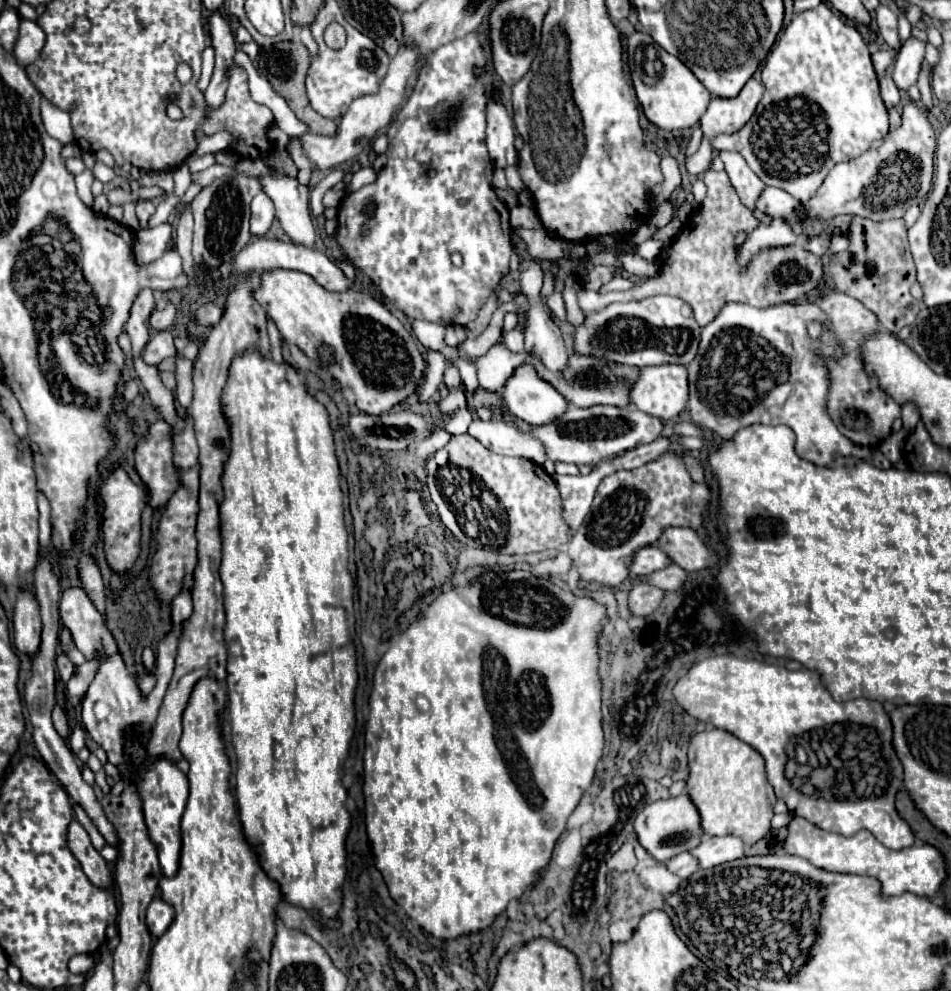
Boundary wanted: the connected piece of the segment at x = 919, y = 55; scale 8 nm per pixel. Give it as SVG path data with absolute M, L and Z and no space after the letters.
M909 37L909 41L901 47L895 69L893 69L893 81L895 81L897 89L907 91L911 85L917 83L917 75L919 75L923 57L925 57L925 43Z

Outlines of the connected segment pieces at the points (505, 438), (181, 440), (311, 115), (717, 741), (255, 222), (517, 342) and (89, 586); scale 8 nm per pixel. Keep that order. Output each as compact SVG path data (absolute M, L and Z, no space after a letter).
M473 419L467 433L473 435L477 441L481 441L487 449L501 453L501 455L525 457L537 465L543 465L547 459L543 445L537 439L533 439L531 435L519 431L517 427L505 421Z
M189 419L185 429L173 435L173 465L175 467L193 467L199 459L199 445L193 431L193 421Z
M279 41L279 43L275 43L271 47L263 47L259 51L257 67L259 67L259 73L269 79L269 83L273 85L273 89L279 95L285 97L285 101L289 103L289 107L293 109L293 113L297 115L297 119L301 119L303 123L309 125L311 133L317 133L317 135L335 135L335 131L337 131L335 119L327 119L327 117L319 115L309 105L309 99L307 99L307 93L305 93L305 75L307 75L309 63L311 63L311 55L309 55L309 51L307 51L307 47L303 43Z
M707 729L691 737L689 745L689 777L687 777L687 795L691 797L693 805L701 817L701 829L705 835L735 835L745 845L753 845L765 837L771 830L771 817L773 817L773 803L777 801L773 787L767 783L763 757L749 747L747 743L739 741L727 731L721 729Z
M267 193L255 195L251 201L251 233L265 235L275 219L275 205L271 203Z
M519 313L521 319L517 323L517 327L513 331L503 331L501 341L509 351L513 353L521 353L523 351L523 327L525 327L525 313Z
M85 555L79 563L79 577L83 581L83 587L89 595L89 599L95 603L95 607L103 613L105 611L105 585L99 573L99 567L95 565L95 561Z

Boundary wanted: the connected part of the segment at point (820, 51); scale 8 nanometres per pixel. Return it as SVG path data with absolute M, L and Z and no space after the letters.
M825 1L793 17L763 63L763 85L765 95L751 121L733 135L717 135L711 145L715 151L737 151L765 185L779 187L799 201L809 199L837 163L857 159L873 139L881 139L889 131L889 115L879 95L869 43L857 25L849 23Z

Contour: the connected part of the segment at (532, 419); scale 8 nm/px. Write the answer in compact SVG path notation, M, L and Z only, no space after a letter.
M523 363L513 371L513 375L505 381L501 395L503 395L503 405L509 409L509 413L513 413L515 417L519 417L531 425L545 425L567 409L565 397L549 381L539 377L537 369L531 363Z

